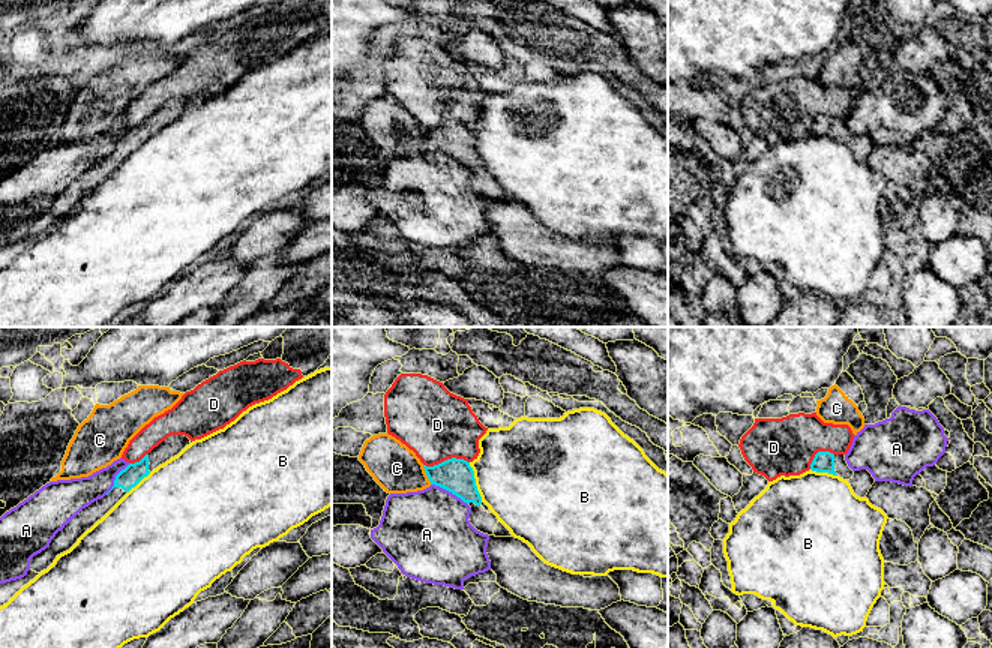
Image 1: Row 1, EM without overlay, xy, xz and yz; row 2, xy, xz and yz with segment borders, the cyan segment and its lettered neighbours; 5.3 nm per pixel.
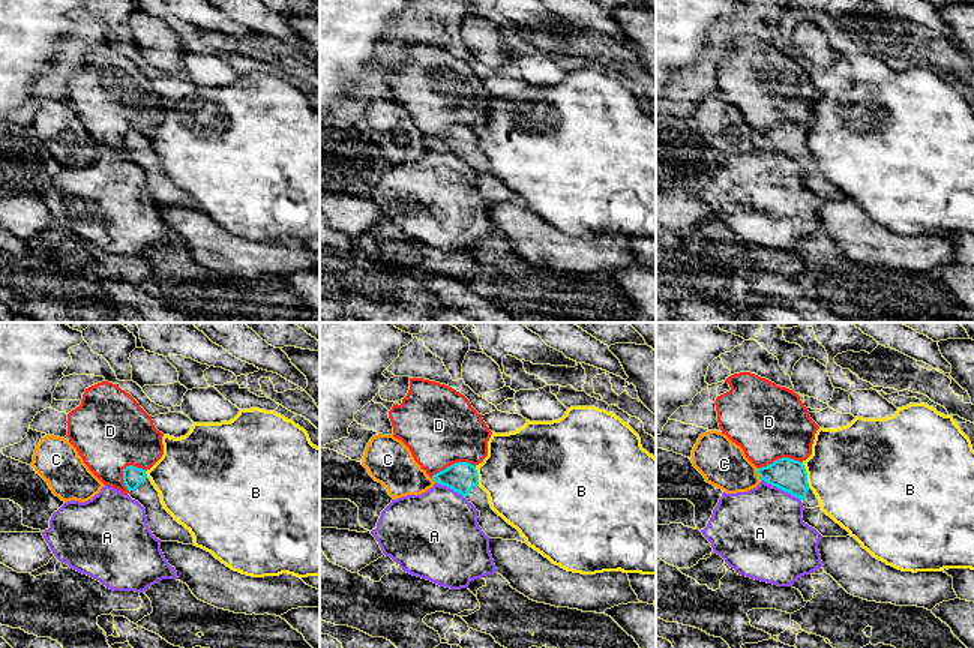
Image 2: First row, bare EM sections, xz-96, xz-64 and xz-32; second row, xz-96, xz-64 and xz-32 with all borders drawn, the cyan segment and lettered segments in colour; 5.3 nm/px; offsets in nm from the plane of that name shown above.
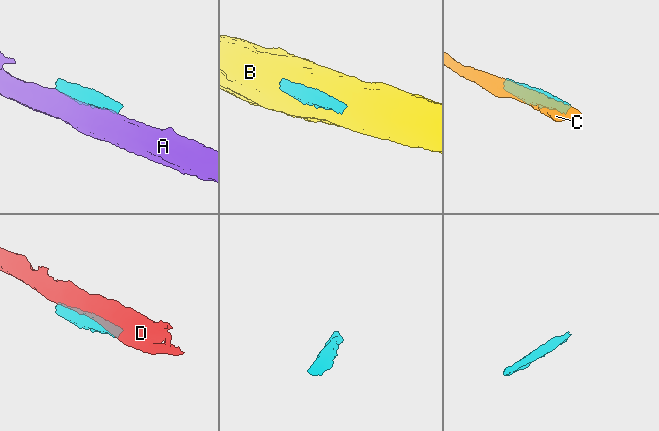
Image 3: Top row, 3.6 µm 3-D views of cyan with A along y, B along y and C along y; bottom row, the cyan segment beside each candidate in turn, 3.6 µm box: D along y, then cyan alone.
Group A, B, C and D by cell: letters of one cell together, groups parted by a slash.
A / B / C / D

